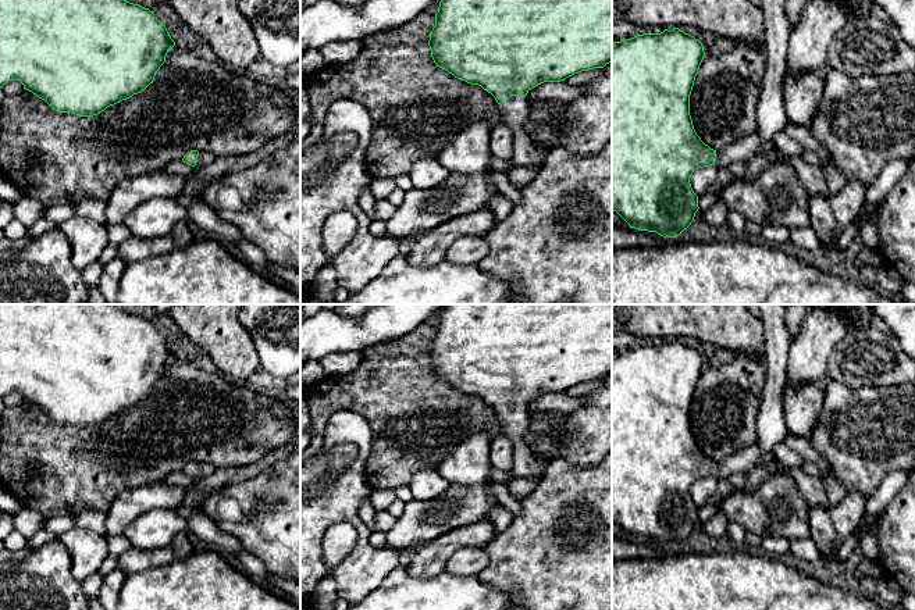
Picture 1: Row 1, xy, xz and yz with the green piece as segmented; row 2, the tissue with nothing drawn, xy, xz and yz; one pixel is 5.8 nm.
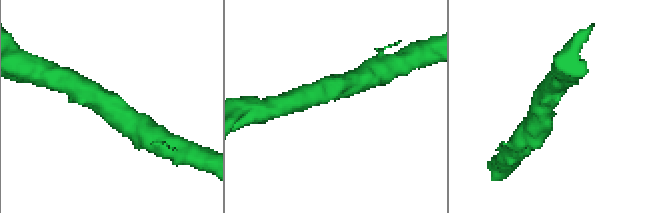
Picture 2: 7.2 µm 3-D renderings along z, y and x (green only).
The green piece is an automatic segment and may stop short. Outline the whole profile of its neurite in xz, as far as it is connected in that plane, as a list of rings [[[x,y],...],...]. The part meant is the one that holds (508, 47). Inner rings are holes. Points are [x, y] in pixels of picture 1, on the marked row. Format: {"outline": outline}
{"outline": [[[441,0],[438,13],[435,14],[435,26],[430,33],[428,46],[437,67],[448,71],[458,79],[481,86],[495,97],[496,103],[501,104],[505,111],[503,122],[513,132],[513,154],[510,163],[513,167],[534,167],[538,172],[544,158],[538,154],[530,133],[523,128],[530,119],[526,96],[533,88],[544,82],[560,82],[581,71],[604,68],[612,61],[612,0]]]}

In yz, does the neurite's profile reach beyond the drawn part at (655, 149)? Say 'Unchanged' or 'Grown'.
Grown

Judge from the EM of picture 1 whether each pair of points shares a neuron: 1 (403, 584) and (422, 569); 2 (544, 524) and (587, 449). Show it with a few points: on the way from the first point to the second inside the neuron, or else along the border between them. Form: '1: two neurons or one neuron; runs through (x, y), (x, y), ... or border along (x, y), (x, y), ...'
1: two neurons; border along (405, 566), (412, 575), (423, 578), (444, 571)
2: two neurons; border along (548, 460), (563, 457), (572, 466), (597, 464)

